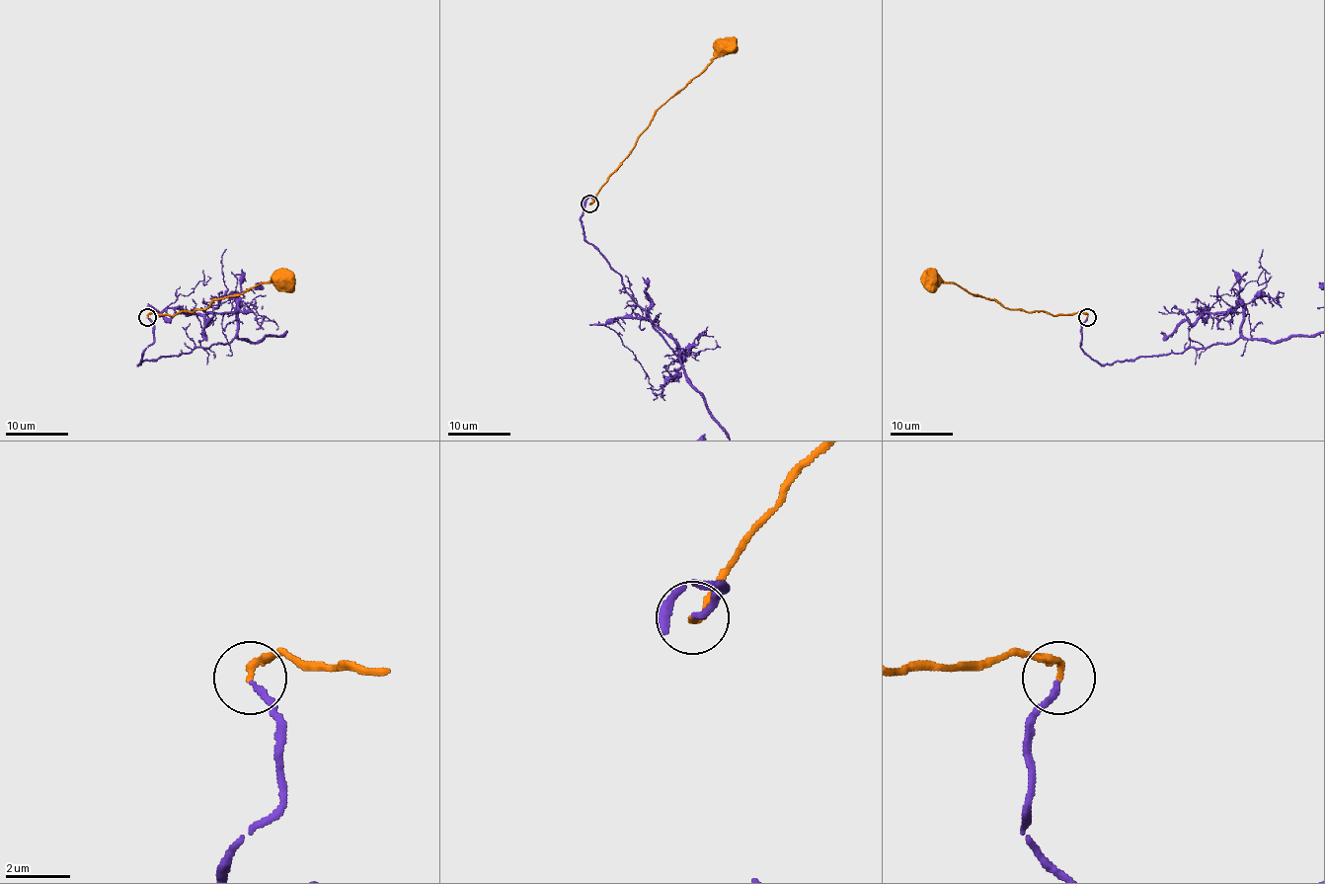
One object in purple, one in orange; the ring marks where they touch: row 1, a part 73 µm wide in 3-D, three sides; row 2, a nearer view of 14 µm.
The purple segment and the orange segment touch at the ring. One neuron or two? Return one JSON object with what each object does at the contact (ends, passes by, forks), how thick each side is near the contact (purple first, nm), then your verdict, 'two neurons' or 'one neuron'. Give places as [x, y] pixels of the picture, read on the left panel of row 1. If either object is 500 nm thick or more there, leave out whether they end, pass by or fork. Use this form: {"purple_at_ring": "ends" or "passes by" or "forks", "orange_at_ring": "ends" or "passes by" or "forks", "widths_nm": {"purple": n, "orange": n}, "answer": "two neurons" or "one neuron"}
{"purple_at_ring": "ends", "orange_at_ring": "ends", "widths_nm": {"purple": 190, "orange": 240}, "answer": "one neuron"}

